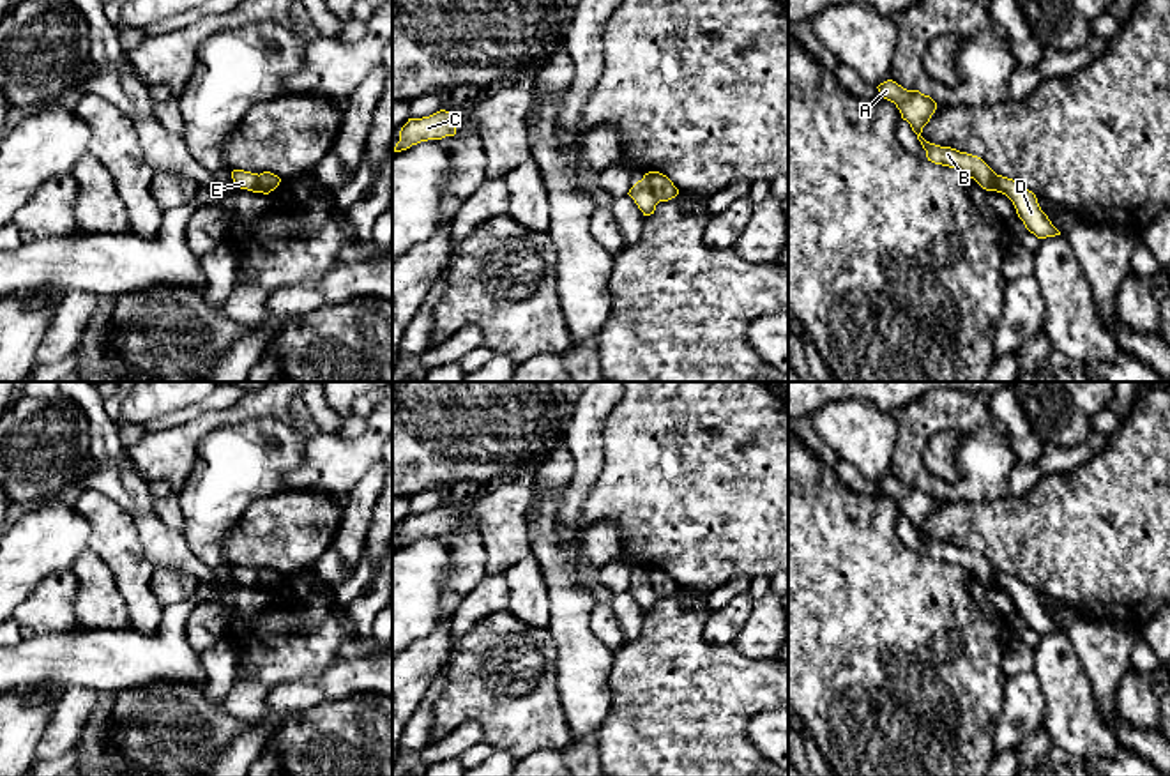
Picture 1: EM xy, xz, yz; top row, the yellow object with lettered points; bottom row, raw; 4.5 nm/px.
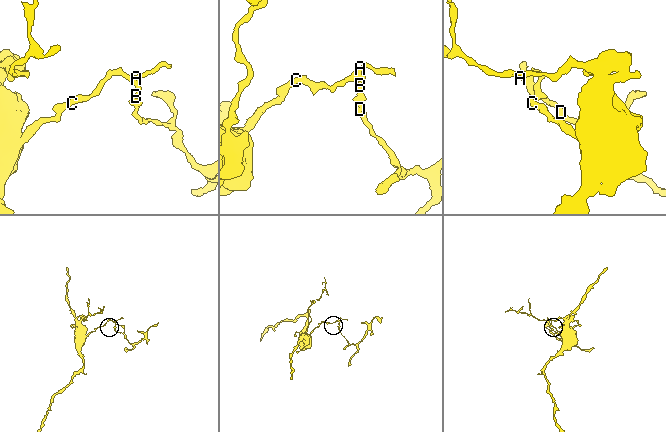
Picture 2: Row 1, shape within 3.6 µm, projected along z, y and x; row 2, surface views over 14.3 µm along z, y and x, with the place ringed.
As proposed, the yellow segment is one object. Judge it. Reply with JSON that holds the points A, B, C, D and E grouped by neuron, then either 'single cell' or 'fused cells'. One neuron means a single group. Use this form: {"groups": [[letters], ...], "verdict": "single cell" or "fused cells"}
{"groups": [["A", "B", "C"], ["D", "E"]], "verdict": "fused cells"}

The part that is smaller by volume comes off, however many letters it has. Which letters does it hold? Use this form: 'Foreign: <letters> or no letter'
Foreign: D, E

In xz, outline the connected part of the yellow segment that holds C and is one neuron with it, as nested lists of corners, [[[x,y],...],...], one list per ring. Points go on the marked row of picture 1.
[[[440,110],[429,117],[408,118],[399,131],[394,152],[401,152],[428,140],[442,140],[456,134],[456,118],[451,111]]]

